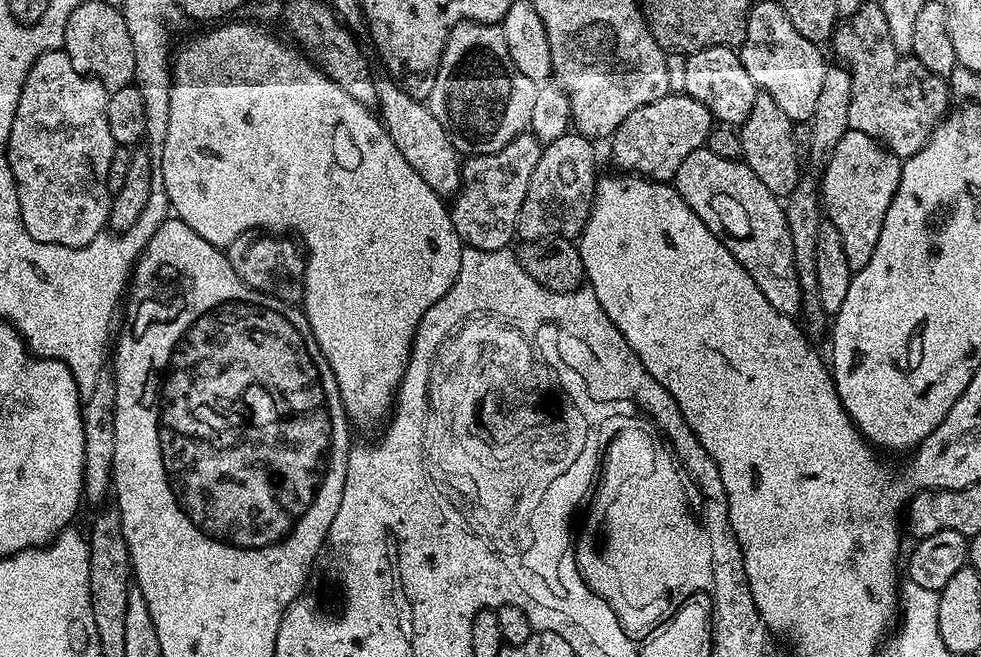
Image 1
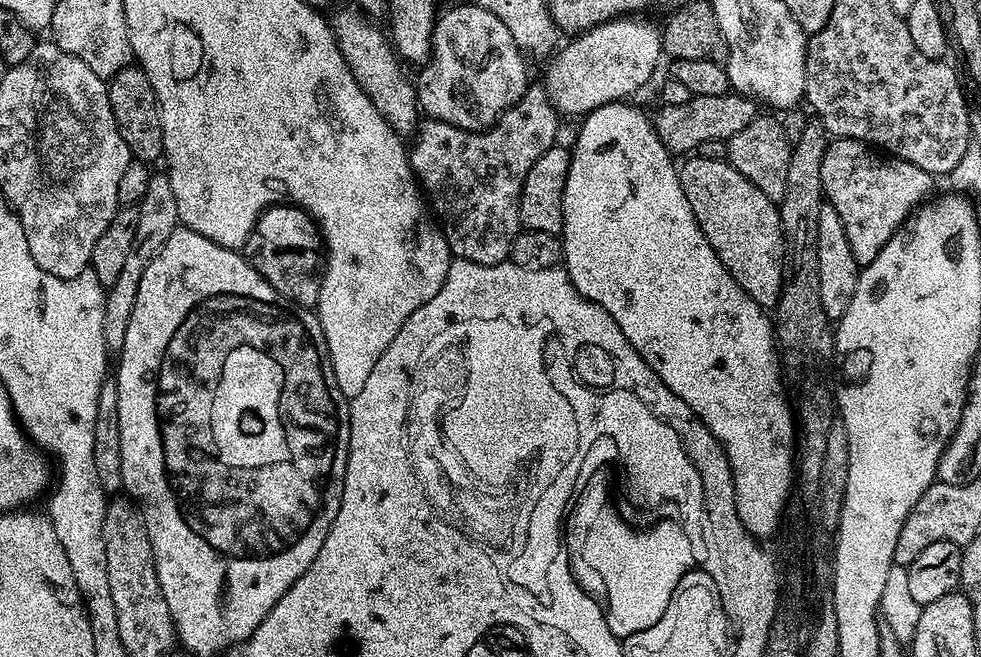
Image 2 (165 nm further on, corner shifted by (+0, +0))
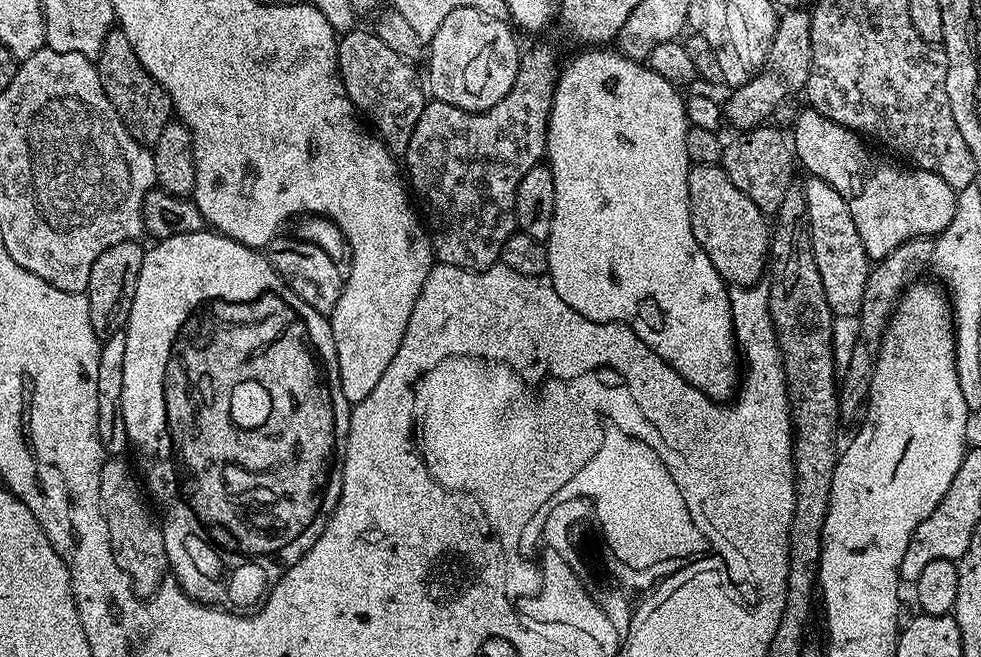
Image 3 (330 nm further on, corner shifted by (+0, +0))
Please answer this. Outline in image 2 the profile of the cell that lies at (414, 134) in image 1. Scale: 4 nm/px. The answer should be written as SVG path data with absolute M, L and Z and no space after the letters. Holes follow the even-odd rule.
M359 11L340 12L331 17L332 32L336 35L338 50L346 58L346 66L354 74L358 86L374 102L374 106L386 118L386 122L401 134L415 133L422 112L418 107L413 81L404 77L401 61L392 47L389 37L375 28L373 21Z

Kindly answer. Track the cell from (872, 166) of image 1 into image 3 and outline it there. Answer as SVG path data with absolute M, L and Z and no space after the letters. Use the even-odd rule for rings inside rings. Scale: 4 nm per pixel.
M810 106L800 111L792 125L790 143L795 159L804 163L808 176L830 182L830 186L846 198L850 218L854 218L854 227L858 230L858 238L862 238L862 246L866 246L869 261L887 258L907 240L939 237L950 226L950 218L954 218L957 189L938 178L938 174L915 166L903 168L875 156L857 133L818 114Z

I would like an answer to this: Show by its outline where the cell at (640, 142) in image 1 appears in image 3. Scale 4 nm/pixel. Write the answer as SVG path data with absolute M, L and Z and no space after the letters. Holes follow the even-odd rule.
M790 8L779 13L774 42L770 46L766 62L745 84L739 84L731 89L727 93L728 101L726 99L723 101L722 111L729 125L732 123L736 130L747 130L763 125L771 117L778 102L805 91L812 61L811 25L812 17L805 9Z

